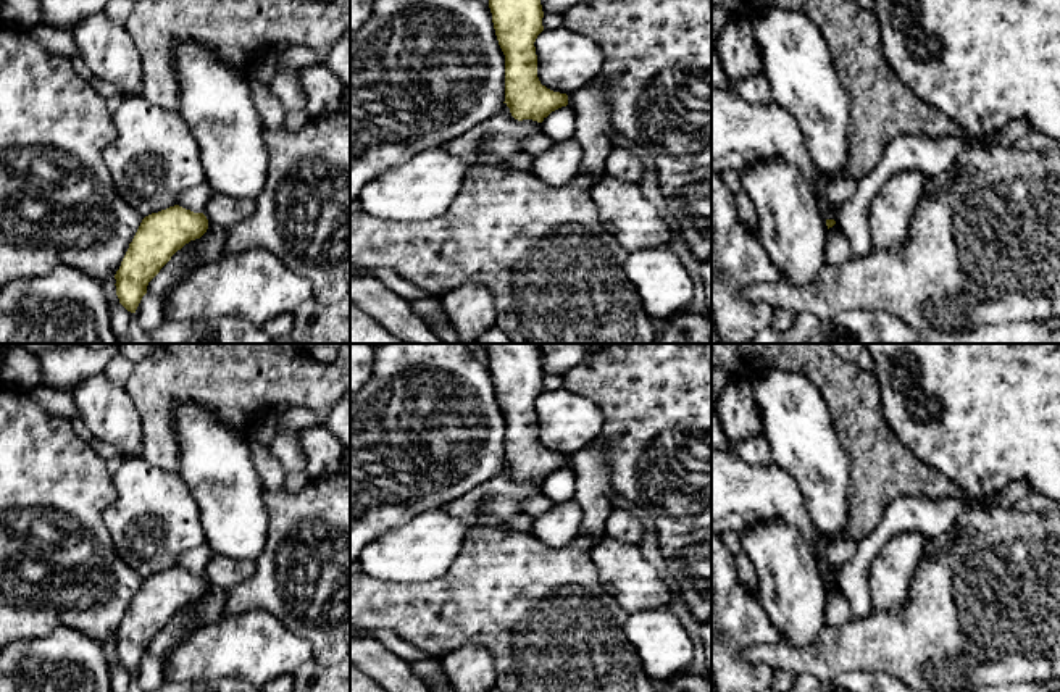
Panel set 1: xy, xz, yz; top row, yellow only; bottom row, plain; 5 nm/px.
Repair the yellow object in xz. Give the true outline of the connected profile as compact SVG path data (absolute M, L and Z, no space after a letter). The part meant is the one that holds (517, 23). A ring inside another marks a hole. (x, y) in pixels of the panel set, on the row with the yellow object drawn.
M489 0L492 23L499 45L505 55L505 105L515 119L542 123L552 111L568 105L568 95L553 92L537 77L537 55L534 42L544 31L540 0Z

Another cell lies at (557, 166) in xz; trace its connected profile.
M576 139L553 142L553 145L532 156L531 173L550 187L563 187L579 174L582 147Z

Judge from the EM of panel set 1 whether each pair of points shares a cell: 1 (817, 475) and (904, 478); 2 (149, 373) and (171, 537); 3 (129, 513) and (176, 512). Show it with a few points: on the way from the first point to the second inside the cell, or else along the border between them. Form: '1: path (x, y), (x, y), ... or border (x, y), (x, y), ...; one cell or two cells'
1: border (838, 439), (847, 457), (847, 515); two cells
2: border (141, 454), (149, 462), (178, 473); two cells
3: path (141, 513), (146, 510), (165, 512); one cell

